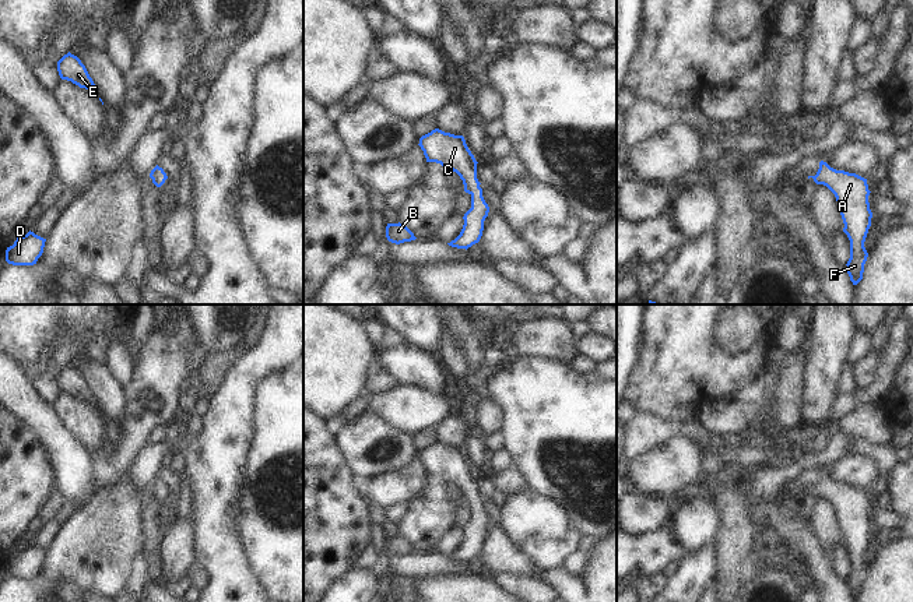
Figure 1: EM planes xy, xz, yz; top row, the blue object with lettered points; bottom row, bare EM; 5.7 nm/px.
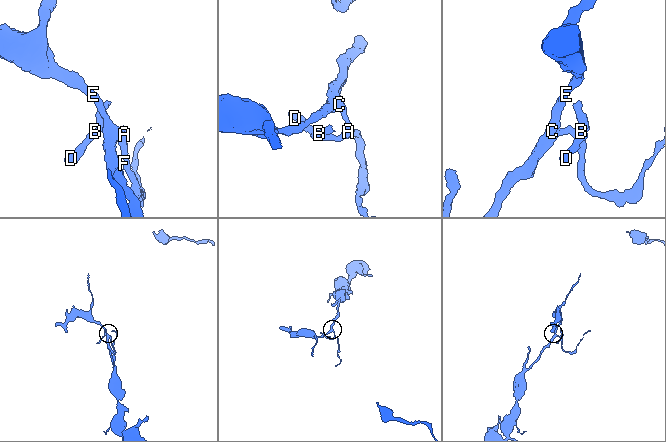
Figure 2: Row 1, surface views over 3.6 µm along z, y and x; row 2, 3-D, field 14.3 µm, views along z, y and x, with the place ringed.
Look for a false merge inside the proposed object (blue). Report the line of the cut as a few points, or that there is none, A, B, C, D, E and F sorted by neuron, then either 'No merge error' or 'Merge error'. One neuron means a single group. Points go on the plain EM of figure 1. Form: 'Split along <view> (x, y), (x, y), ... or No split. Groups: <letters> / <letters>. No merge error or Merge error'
No split. Groups: A B C D E F. No merge error.

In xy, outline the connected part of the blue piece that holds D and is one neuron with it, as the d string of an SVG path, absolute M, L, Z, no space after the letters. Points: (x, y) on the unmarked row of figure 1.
M29 543L7 560L6 574L13 578L34 578L43 566L45 555L46 552Z

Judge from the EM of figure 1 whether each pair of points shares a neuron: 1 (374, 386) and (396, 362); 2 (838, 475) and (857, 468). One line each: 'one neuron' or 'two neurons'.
1: two neurons
2: one neuron

